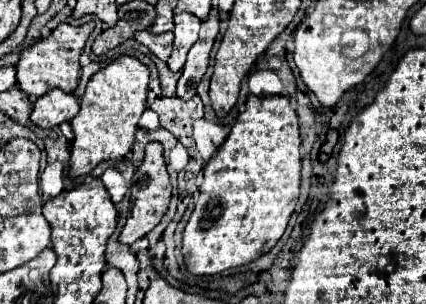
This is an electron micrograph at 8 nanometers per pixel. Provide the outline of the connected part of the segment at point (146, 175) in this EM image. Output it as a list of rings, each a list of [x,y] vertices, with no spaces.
[[[150,142],[146,146],[144,152],[144,160],[140,162],[140,166],[136,168],[134,176],[132,176],[132,186],[130,186],[130,214],[128,220],[118,236],[118,240],[122,244],[132,244],[134,240],[146,236],[164,216],[164,212],[168,210],[168,202],[170,202],[170,180],[168,180],[168,170],[166,170],[166,162],[162,156],[162,144],[160,142]]]

